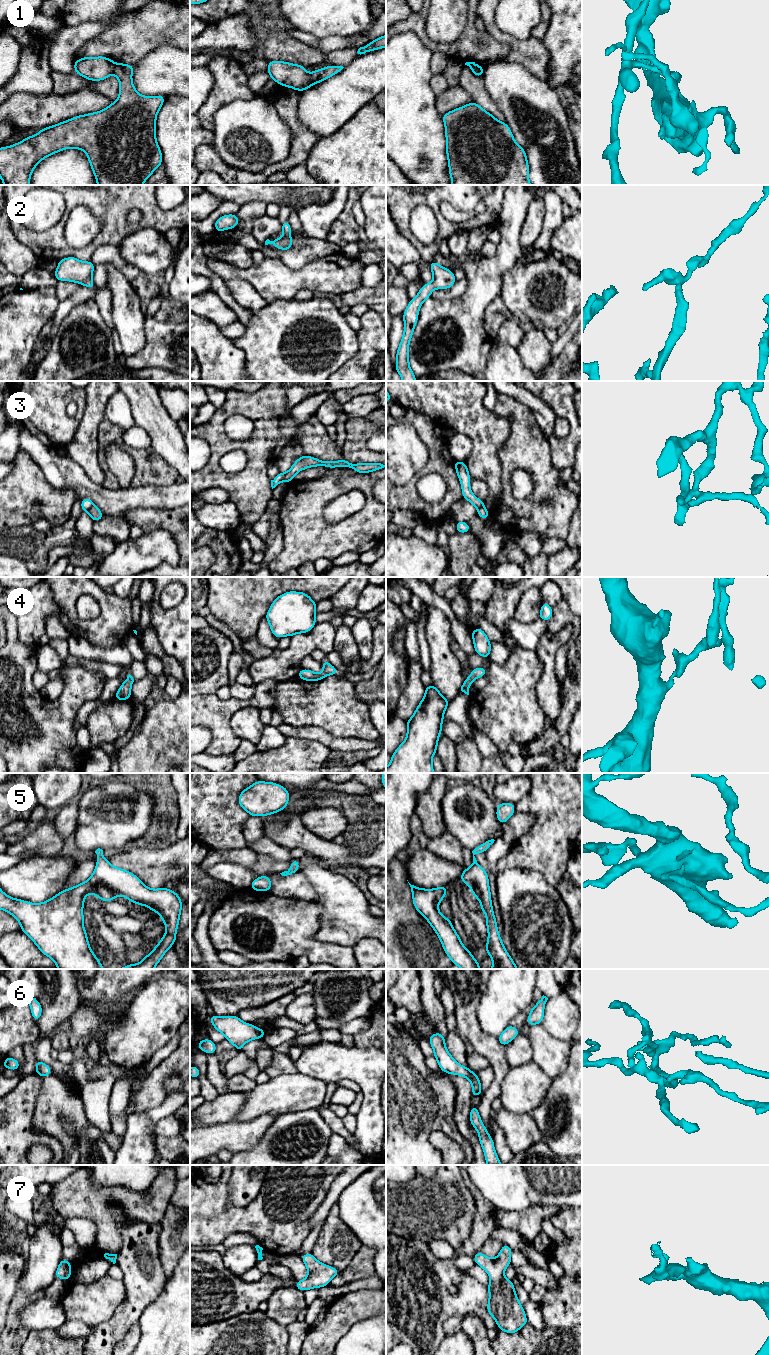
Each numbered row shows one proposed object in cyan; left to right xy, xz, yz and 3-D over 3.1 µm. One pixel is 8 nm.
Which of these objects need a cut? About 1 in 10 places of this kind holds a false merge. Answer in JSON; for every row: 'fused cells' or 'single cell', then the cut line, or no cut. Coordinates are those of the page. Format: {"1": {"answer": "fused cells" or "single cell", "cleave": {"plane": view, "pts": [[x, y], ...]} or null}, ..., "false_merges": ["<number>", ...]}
{"1": {"answer": "fused cells", "cleave": {"plane": "xy", "pts": [[115, 64], [113, 73]]}}, "2": {"answer": "single cell", "cleave": null}, "3": {"answer": "fused cells", "cleave": {"plane": "xy", "pts": [[94, 505], [86, 510]]}}, "4": {"answer": "single cell", "cleave": null}, "5": {"answer": "single cell", "cleave": null}, "6": {"answer": "single cell", "cleave": null}, "7": {"answer": "single cell", "cleave": null}, "false_merges": ["1", "3"]}

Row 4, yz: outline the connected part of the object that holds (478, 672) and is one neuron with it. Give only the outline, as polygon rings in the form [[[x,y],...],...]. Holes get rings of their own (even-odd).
[[[478,667],[478,668],[473,669],[471,671],[471,675],[468,676],[464,680],[464,682],[461,686],[461,691],[464,692],[465,694],[469,695],[469,687],[472,684],[472,682],[477,678],[485,676],[486,672],[487,672],[487,668],[484,668],[484,667]]]

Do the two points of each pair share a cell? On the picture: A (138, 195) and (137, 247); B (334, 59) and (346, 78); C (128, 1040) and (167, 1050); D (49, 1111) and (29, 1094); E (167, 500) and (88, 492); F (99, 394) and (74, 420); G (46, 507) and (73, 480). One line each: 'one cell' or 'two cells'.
A: two cells
B: two cells
C: two cells
D: two cells
E: one cell
F: two cells
G: two cells

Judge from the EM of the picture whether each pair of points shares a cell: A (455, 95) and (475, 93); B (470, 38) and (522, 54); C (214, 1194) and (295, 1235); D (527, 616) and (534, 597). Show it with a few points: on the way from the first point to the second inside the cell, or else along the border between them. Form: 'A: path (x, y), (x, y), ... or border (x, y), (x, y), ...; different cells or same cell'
A: border (459, 84), (473, 100); different cells
B: border (490, 35), (508, 46), (508, 54), (504, 58); different cells
C: path (228, 1216), (231, 1219), (267, 1219), (273, 1223); same cell
D: path (527, 611), (530, 602); same cell

